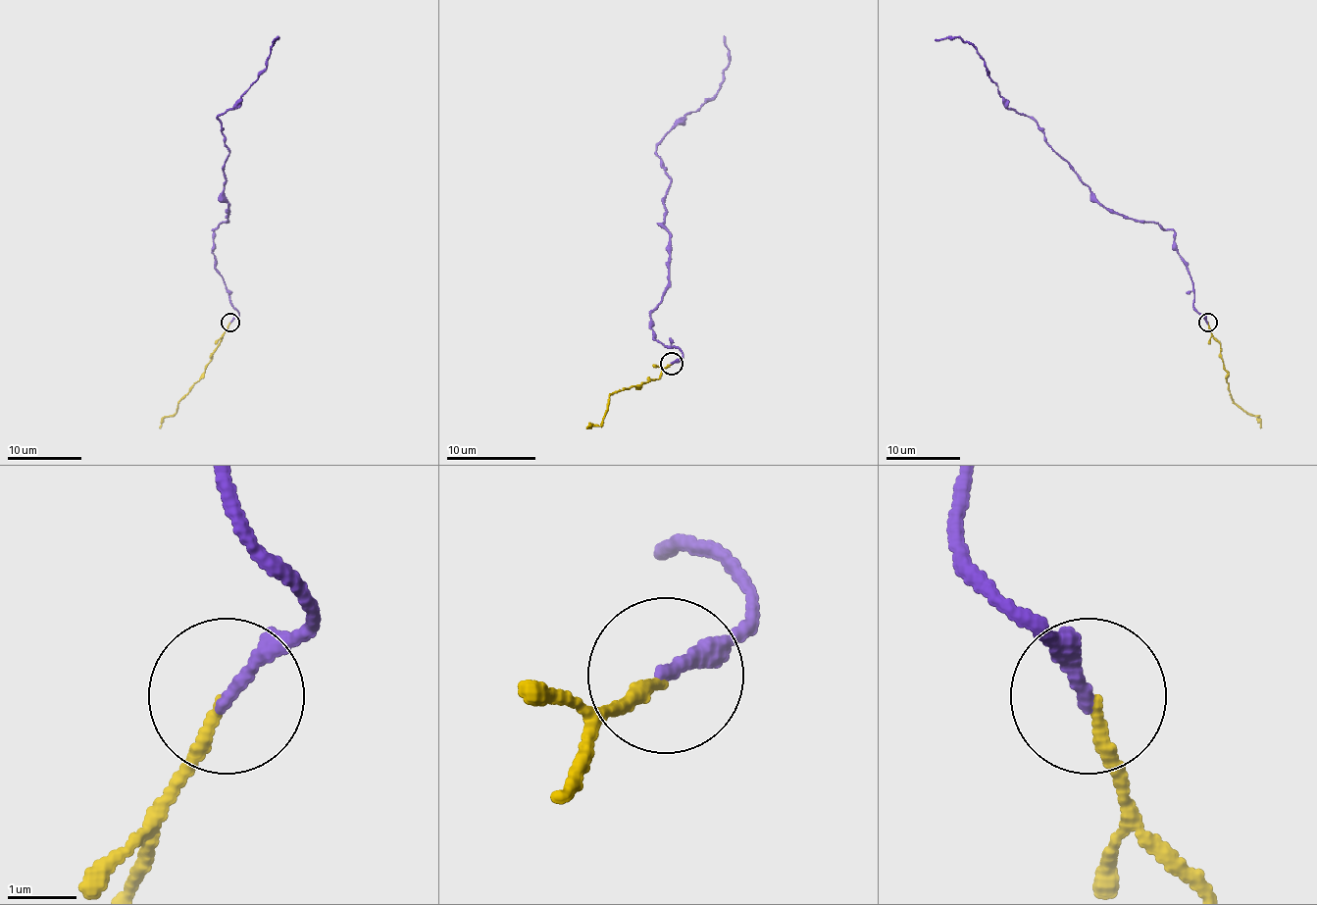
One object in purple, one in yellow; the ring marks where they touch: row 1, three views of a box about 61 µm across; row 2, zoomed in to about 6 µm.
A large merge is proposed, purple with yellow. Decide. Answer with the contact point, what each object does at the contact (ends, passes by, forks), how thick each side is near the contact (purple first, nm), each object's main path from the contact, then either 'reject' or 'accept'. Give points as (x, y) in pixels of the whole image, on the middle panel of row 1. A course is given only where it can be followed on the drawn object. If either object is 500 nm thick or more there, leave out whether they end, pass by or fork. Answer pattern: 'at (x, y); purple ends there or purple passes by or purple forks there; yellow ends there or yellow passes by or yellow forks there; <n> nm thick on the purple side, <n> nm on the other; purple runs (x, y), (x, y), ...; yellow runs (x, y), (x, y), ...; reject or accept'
at (672, 364); purple ends there; yellow ends there; 200 nm thick on the purple side, 160 nm on the other; purple runs (672, 364), (683, 353), (654, 337), (649, 320), (670, 246), (656, 143), (719, 92), (723, 36); yellow runs (672, 364), (656, 379), (616, 390), (600, 422), (587, 428); accept

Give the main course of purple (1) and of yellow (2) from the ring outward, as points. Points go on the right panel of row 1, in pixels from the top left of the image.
1: (1208, 322), (1192, 305), (1171, 229), (1109, 213), (1042, 129), (1002, 97), (982, 55), (959, 38), (936, 38)
2: (1208, 322), (1213, 338), (1221, 346), (1230, 398), (1244, 411), (1256, 415), (1261, 427)

